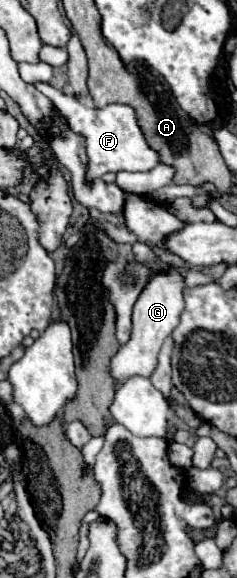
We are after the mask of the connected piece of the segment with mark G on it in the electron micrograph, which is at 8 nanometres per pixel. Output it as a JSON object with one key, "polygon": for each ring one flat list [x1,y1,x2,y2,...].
{"polygon":[[169,265,163,271,151,271,149,281,147,281,145,289,141,291,141,295,139,295,139,299,133,307,131,339,111,359,111,373,113,373,115,381,125,381,133,375,149,377,153,373,153,369,157,367,157,353,159,353,163,341,177,327,181,311,185,307,185,301,183,301,183,295,181,295,183,287,185,287,185,279,183,279,183,273,179,271,179,267]]}

